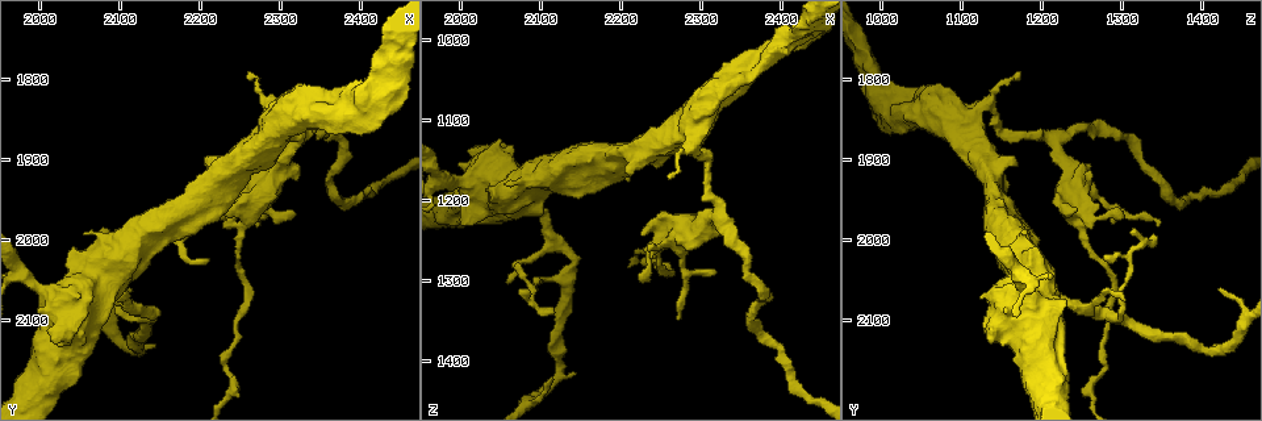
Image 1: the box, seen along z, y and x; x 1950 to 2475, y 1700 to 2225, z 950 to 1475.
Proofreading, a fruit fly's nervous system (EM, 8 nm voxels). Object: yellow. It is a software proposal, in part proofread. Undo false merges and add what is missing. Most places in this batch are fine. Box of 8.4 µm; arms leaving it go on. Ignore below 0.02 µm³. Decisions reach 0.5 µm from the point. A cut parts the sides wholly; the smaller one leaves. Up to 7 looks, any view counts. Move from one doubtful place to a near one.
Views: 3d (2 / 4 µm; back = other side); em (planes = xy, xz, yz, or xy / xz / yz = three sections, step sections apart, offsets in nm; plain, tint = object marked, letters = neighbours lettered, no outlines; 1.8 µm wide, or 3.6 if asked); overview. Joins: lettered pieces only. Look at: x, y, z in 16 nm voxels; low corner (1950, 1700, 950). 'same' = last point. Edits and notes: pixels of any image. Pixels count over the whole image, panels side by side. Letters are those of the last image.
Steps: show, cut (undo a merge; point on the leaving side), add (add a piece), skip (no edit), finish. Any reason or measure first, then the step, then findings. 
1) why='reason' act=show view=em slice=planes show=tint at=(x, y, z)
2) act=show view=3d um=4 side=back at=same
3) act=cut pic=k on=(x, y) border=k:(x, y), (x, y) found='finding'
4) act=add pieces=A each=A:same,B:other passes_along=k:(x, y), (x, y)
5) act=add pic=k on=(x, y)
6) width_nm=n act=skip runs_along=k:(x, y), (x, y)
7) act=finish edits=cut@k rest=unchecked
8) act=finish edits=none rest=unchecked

why='calibre changes' act=show view=3d um=4 at=(2130, 2095, 1290)

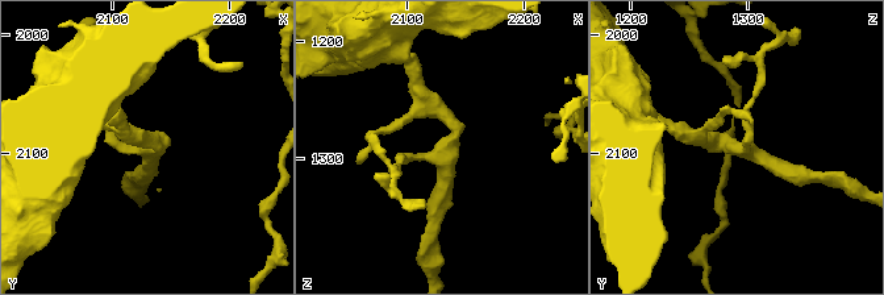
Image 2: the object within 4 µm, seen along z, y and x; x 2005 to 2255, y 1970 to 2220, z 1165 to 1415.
arms=3 act=show view=em slice=planes show=letters at=(2136, 2092, 1292)

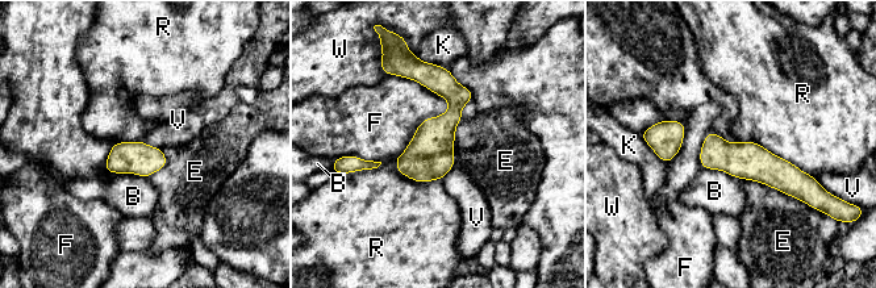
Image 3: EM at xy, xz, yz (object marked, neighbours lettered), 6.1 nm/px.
act=skip each=B:other,E:other,F:other,K:other,R:other,V:other,W:other border=3:(455, 142), (454, 166), (441, 180) found='all the same neuron'

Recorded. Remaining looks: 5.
why='calibre changes' act=show view=em slice=planes show=letters at=(2250, 1995, 1255)

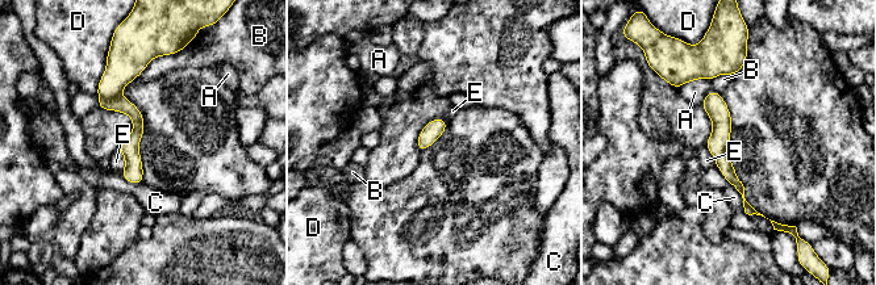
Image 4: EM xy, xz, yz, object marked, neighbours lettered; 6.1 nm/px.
width_nm=110 act=skip each=A:other,B:other,C:other,D:other,E:other runs_along=4:(710, 95), (720, 155), (750, 210) found='all the same neuron'

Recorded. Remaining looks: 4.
why='sudden change in width' act=show view=em um=3.6 slice=xy step=16 show=tint at=(2290, 1850, 1110)

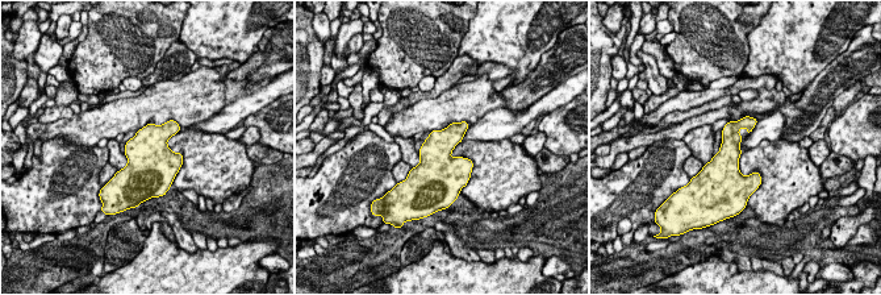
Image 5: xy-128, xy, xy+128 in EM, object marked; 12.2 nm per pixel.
act=show view=em um=3.6 slice=planes show=tint at=same

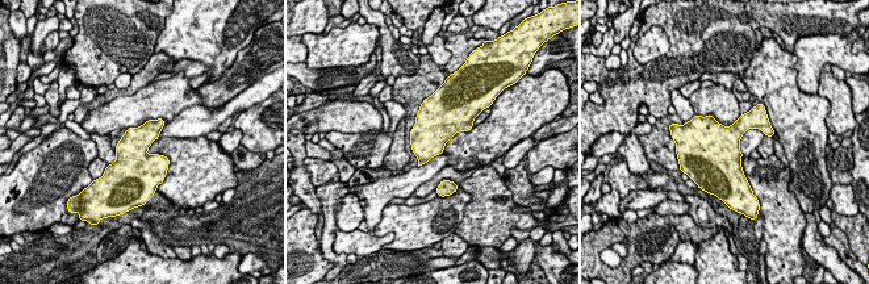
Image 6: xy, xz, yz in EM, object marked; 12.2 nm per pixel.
act=show view=em um=3.6 slice=planes show=letters at=same

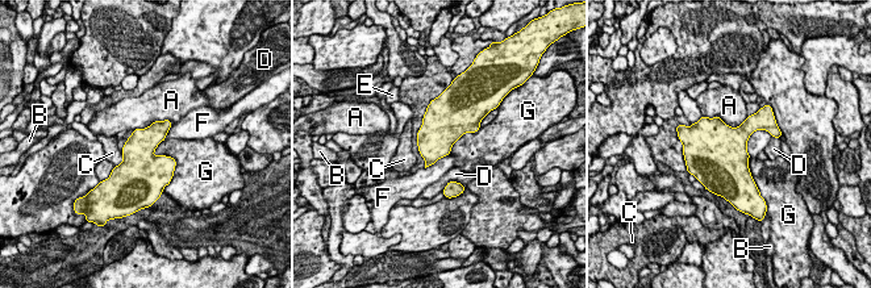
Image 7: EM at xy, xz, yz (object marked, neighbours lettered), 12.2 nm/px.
width_nm=420 act=skip each=A:other,B:other,C:other,D:other,E:other,F:other,G:other border=7:(165, 138), (163, 187) found='continuous, no second neuron'

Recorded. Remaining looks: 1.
act=finish edits=none rest=unchecked

